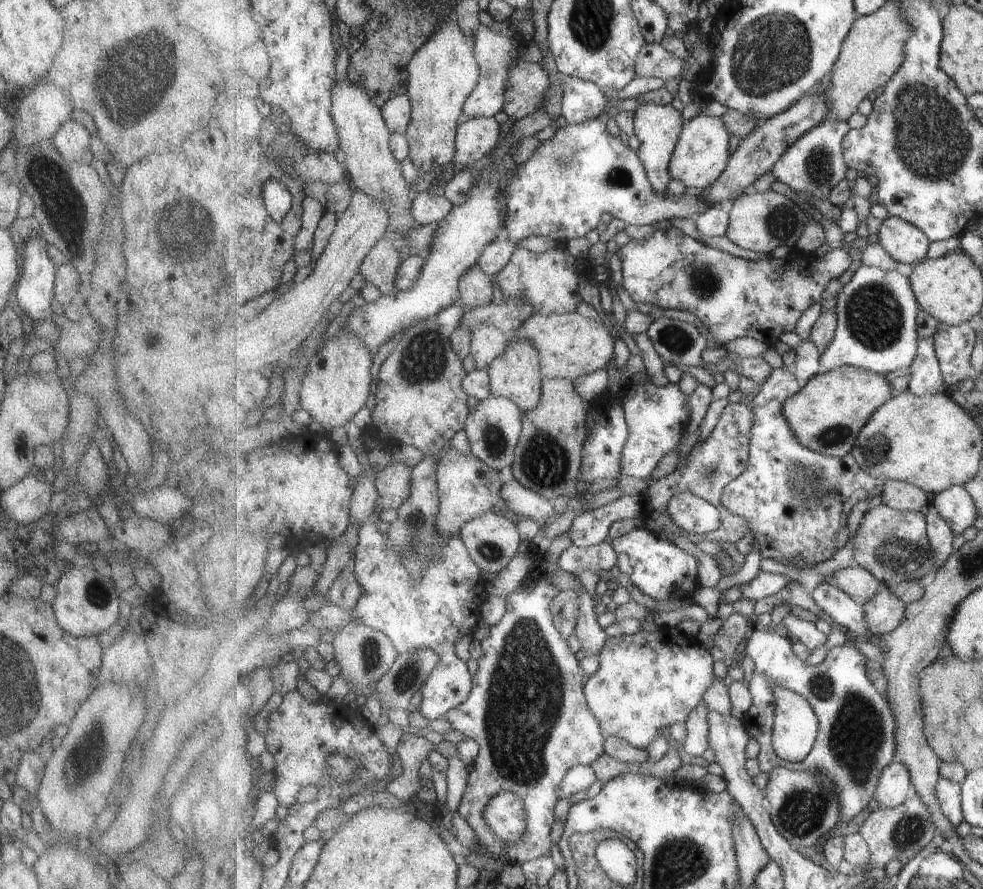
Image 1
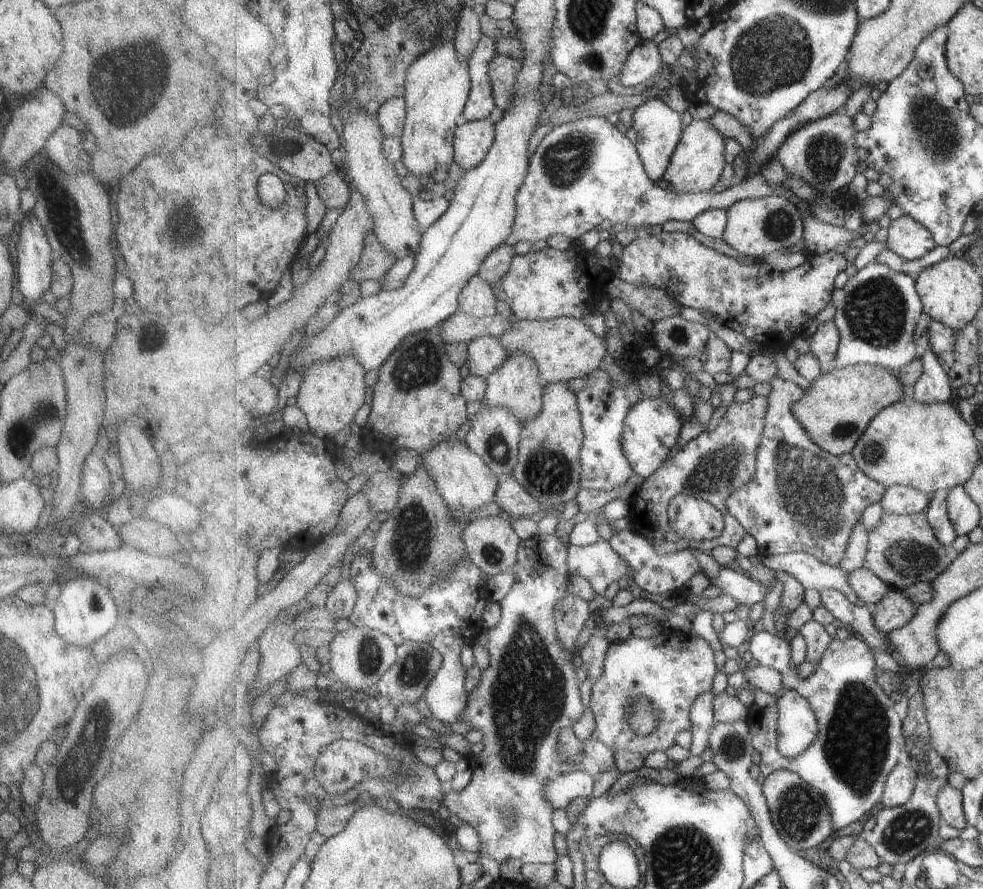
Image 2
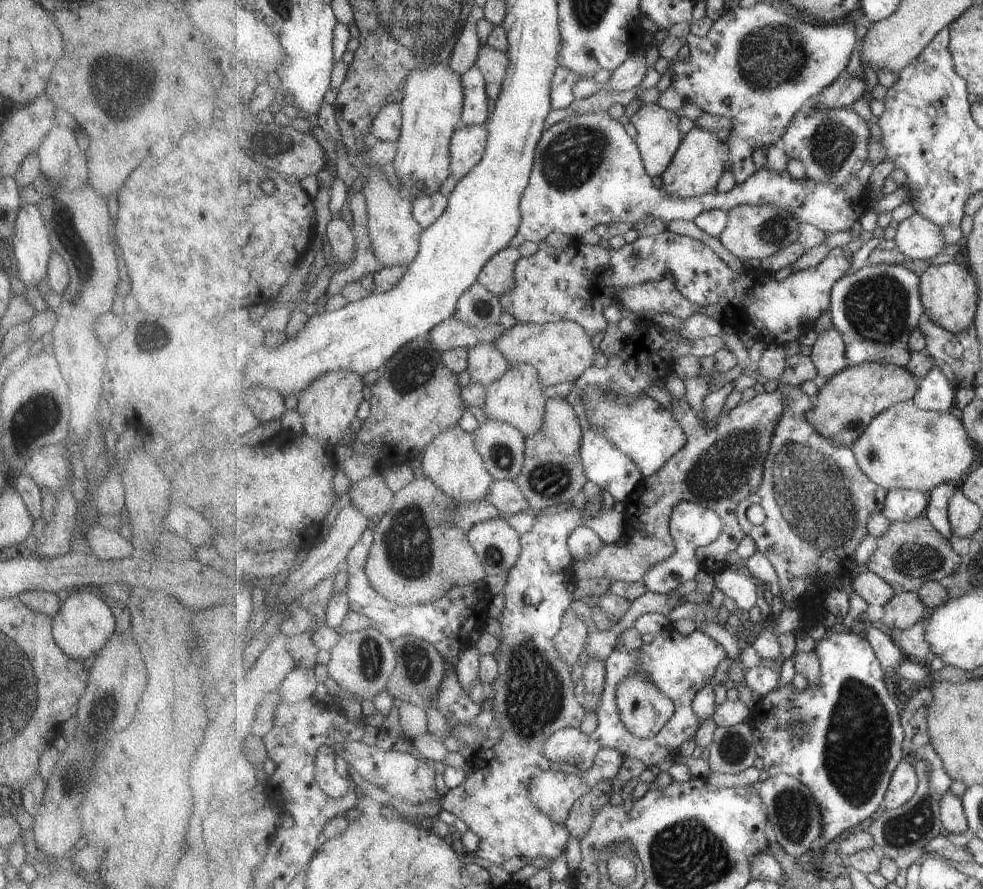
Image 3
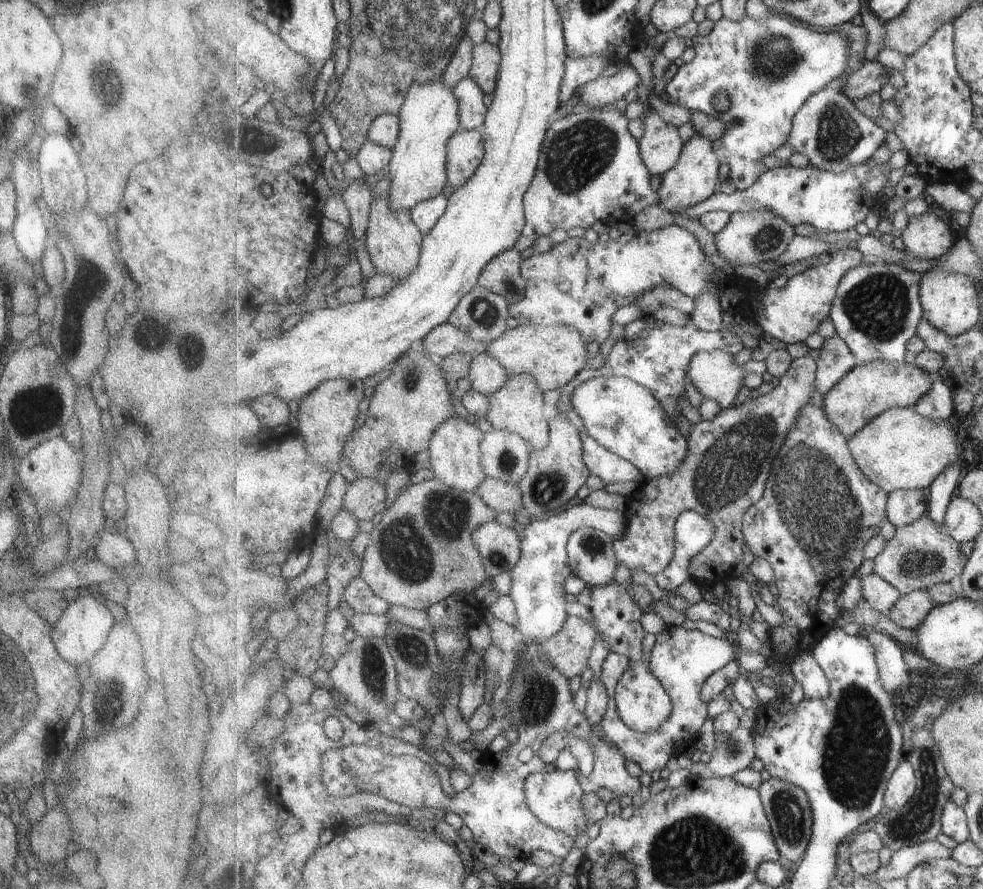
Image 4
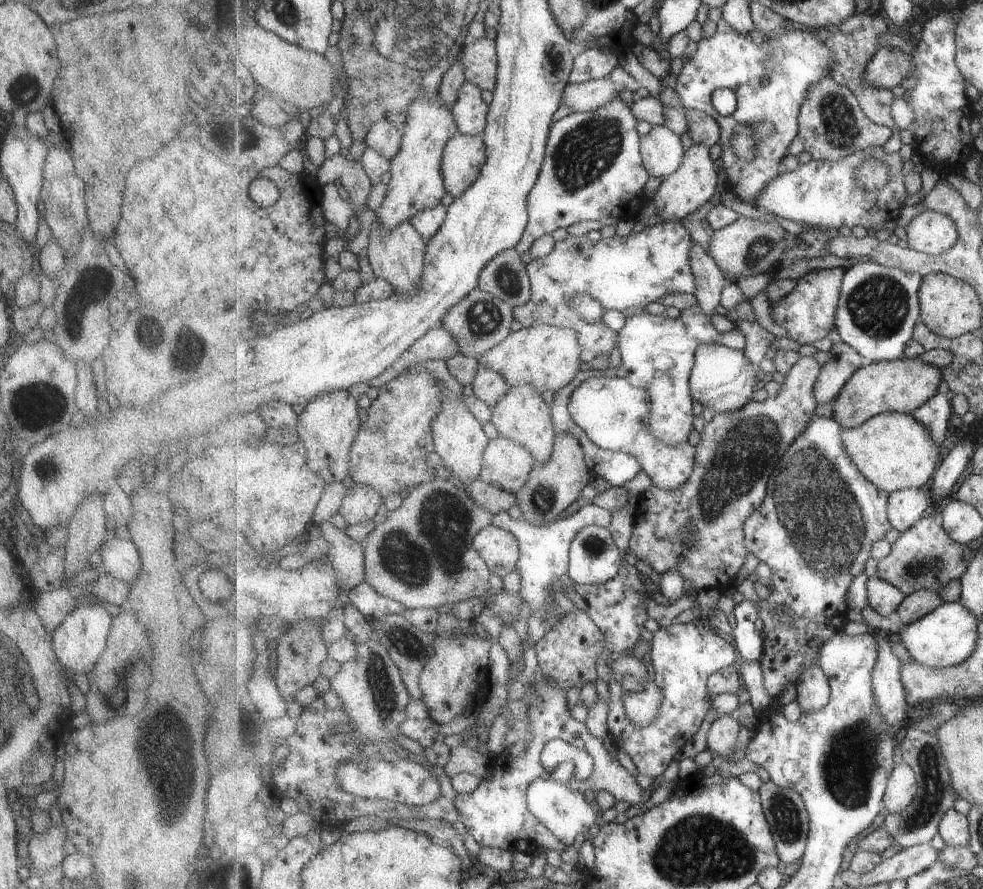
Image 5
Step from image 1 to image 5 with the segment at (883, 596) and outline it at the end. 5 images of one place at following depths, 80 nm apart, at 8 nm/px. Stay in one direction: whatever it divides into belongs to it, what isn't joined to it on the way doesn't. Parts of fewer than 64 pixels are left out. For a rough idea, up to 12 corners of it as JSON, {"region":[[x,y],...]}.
{"region":[[939,591],[908,595],[898,610],[902,626],[945,603]]}

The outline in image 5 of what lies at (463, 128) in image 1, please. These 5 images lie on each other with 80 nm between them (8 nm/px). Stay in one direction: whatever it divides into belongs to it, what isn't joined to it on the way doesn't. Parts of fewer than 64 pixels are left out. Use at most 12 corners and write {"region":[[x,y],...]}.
{"region":[[458,132],[444,150],[442,173],[454,199],[476,183],[488,148],[484,135]]}

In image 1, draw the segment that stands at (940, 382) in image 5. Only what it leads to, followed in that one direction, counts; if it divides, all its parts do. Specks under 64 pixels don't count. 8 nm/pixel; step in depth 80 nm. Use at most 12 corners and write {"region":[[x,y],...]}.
{"region":[[847,365],[784,402],[804,445],[839,458],[897,394]]}

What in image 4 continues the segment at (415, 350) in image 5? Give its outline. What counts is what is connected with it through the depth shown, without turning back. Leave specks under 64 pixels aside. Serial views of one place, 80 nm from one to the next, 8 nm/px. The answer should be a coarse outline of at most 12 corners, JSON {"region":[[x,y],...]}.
{"region":[[449,322],[425,339],[435,362],[463,352],[486,352],[489,342],[477,342],[468,329]]}

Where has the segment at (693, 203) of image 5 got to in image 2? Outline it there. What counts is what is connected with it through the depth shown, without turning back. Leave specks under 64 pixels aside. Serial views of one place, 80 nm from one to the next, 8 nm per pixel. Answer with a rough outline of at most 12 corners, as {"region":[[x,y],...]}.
{"region":[[685,128],[664,178],[678,193],[715,188],[725,137]]}

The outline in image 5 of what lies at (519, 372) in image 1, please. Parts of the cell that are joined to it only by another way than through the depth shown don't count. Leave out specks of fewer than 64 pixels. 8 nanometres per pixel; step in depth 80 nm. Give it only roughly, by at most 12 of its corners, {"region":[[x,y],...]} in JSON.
{"region":[[513,386],[493,410],[499,436],[552,458],[552,408],[534,386]]}

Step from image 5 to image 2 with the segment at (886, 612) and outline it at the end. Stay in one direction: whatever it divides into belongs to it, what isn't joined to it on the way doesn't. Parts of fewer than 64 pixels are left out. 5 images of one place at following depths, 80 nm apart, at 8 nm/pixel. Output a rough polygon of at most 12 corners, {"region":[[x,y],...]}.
{"region":[[861,567],[848,573],[849,586],[866,604],[881,603],[892,590]]}

